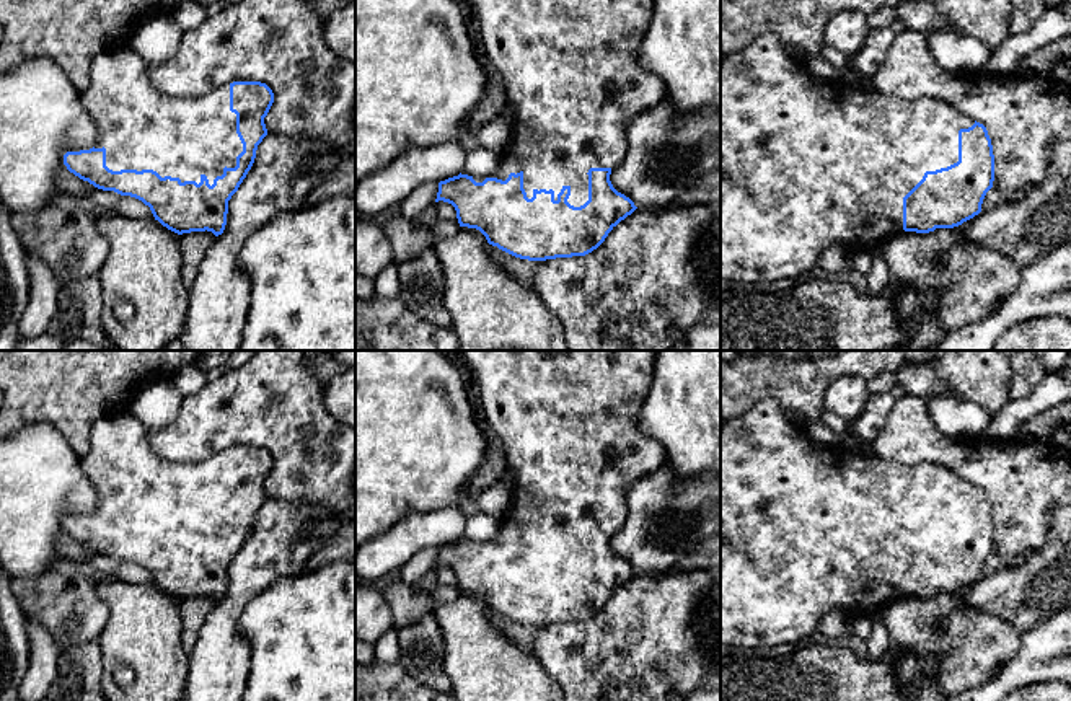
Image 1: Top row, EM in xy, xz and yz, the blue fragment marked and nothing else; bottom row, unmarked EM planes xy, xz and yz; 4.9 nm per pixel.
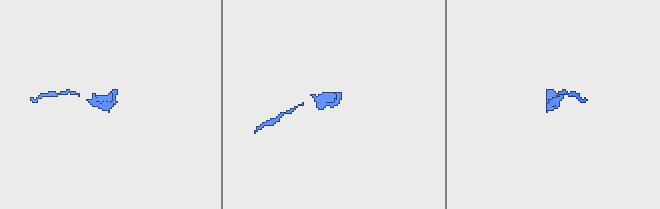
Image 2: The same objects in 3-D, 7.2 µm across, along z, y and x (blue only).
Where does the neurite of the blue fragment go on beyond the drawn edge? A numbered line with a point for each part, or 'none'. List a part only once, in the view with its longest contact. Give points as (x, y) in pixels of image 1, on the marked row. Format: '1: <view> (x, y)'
1: xy (141, 127)

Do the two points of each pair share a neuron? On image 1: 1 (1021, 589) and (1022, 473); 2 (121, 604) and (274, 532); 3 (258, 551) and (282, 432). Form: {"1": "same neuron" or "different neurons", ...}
{"1": "different neurons", "2": "different neurons", "3": "different neurons"}

